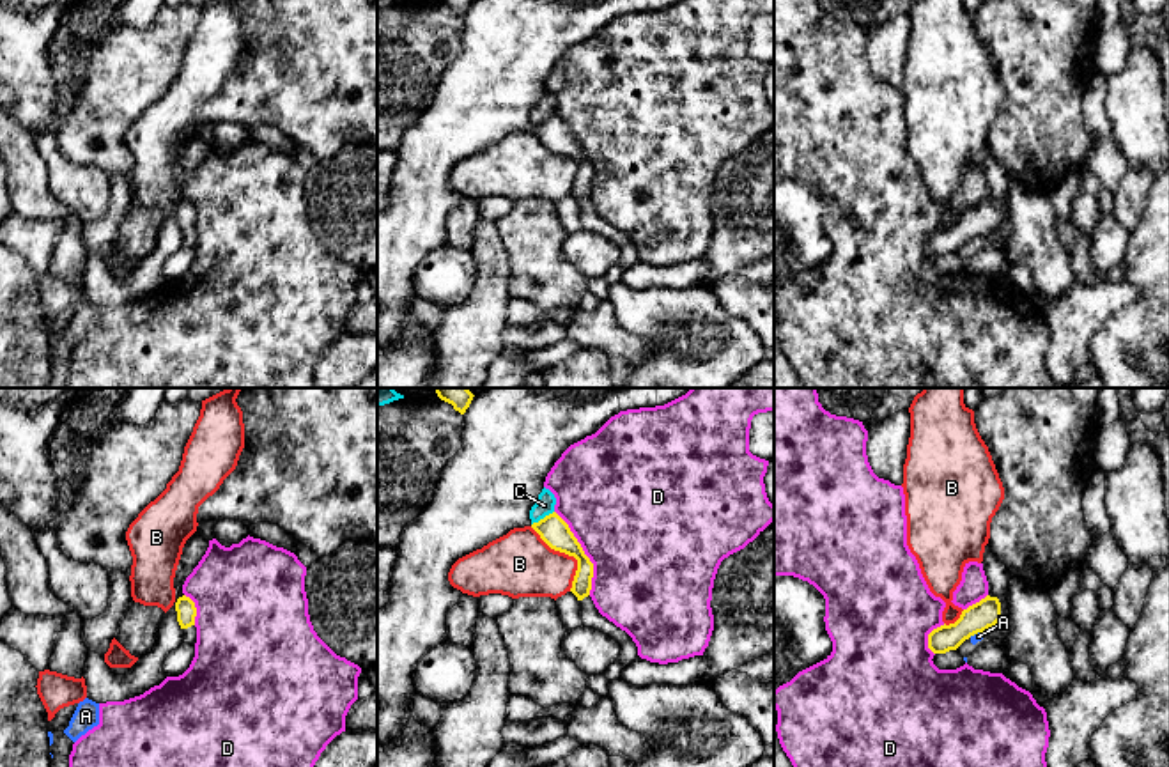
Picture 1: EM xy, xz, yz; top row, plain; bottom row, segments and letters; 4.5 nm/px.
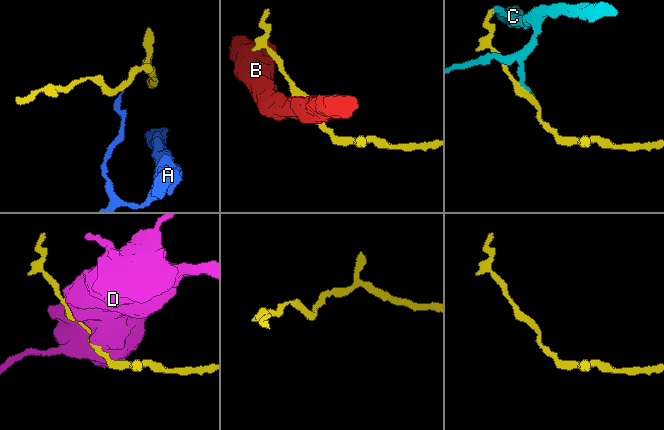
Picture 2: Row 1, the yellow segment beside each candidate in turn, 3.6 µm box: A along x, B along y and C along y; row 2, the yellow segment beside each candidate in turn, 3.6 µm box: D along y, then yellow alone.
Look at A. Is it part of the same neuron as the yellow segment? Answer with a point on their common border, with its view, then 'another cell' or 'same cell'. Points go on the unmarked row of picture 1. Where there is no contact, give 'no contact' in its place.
yz (975, 236) | another cell

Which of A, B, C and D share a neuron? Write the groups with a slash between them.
A / B / C / D

